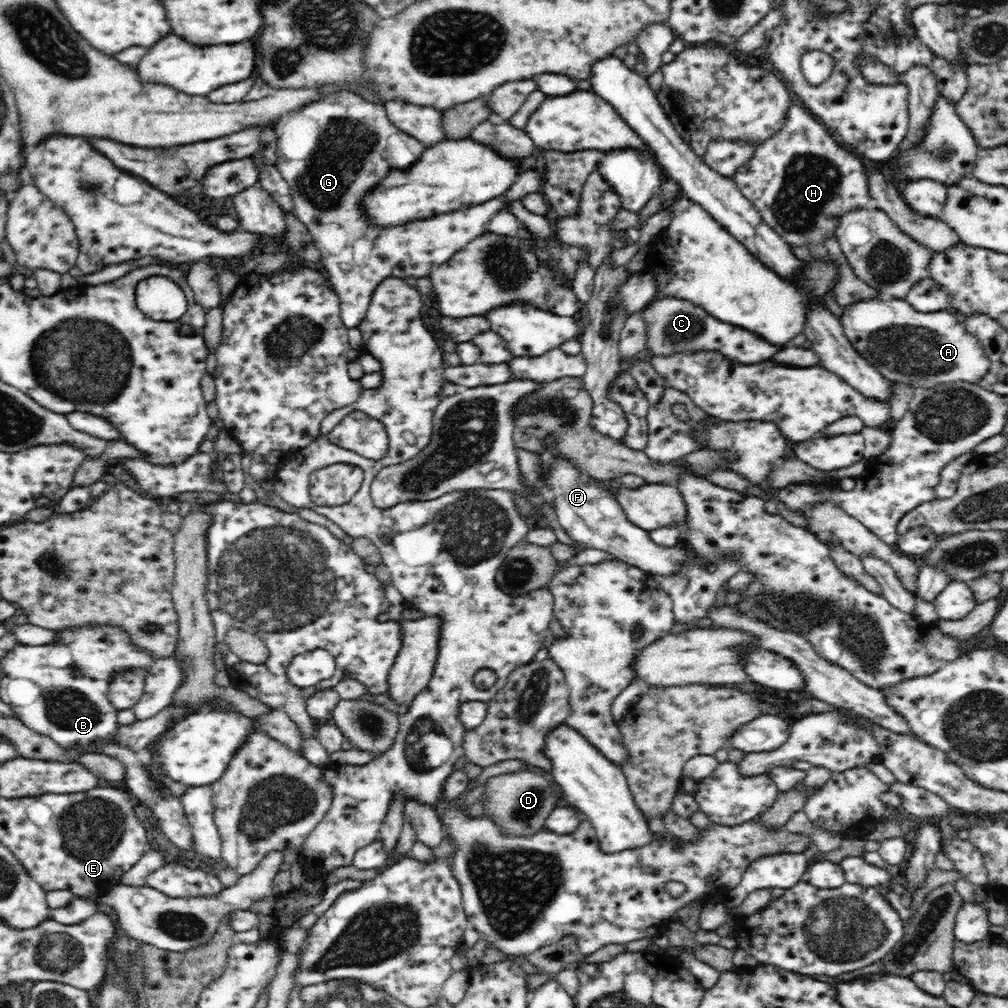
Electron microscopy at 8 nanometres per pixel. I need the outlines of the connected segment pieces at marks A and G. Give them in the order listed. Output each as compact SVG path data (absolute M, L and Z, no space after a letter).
M878 296L843 307L843 331L860 356L890 382L931 389L942 383L976 383L987 373L990 361L977 338L947 311L920 312L906 299Z
M348 91L320 96L316 102L284 114L275 122L274 129L277 136L277 161L274 165L289 184L297 218L308 227L312 240L320 251L329 284L340 301L342 322L349 329L360 326L376 285L385 278L429 277L432 269L450 260L470 241L484 233L492 216L498 214L499 210L509 208L512 200L521 200L530 193L540 193L543 187L543 175L528 170L521 173L502 196L482 204L470 205L436 218L413 221L406 225L388 228L370 225L361 209L361 198L393 169L409 169L421 157L424 145L414 136L394 126L382 103L372 102Z

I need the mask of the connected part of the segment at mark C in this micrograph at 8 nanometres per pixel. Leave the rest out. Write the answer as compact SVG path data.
M662 297L652 301L642 312L646 331L646 346L656 356L668 356L678 352L715 350L728 360L749 364L771 360L782 346L774 346L760 336L754 336L745 328L722 322L708 315L702 307L678 297Z

